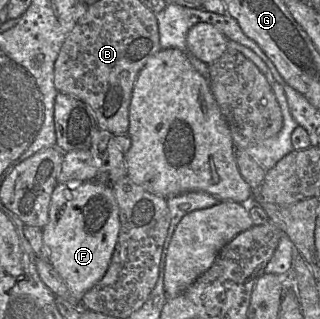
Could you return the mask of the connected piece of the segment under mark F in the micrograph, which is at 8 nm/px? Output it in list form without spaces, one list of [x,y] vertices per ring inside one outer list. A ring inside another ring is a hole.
[[[96,180],[85,181],[85,182],[69,181],[61,184],[57,183],[57,185],[55,186],[51,194],[51,200],[49,206],[49,219],[47,224],[42,228],[42,235],[43,235],[42,239],[45,248],[47,250],[47,260],[51,263],[53,268],[56,270],[56,272],[60,275],[60,277],[65,282],[72,298],[81,302],[82,296],[88,290],[90,290],[97,282],[99,282],[102,279],[102,277],[105,275],[117,242],[118,234],[119,234],[119,208],[112,191],[112,187],[104,185]]]

